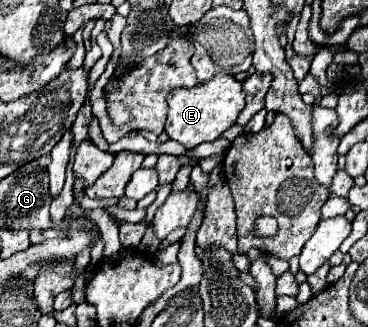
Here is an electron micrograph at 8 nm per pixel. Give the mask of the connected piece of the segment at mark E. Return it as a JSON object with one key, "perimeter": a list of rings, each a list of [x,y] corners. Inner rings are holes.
{"perimeter":[[[216,73],[210,81],[198,83],[192,89],[174,89],[168,95],[168,119],[166,119],[166,133],[170,139],[182,143],[186,149],[194,149],[200,143],[218,139],[228,127],[236,123],[240,109],[244,109],[244,87],[242,83],[232,77],[230,73]]]}

